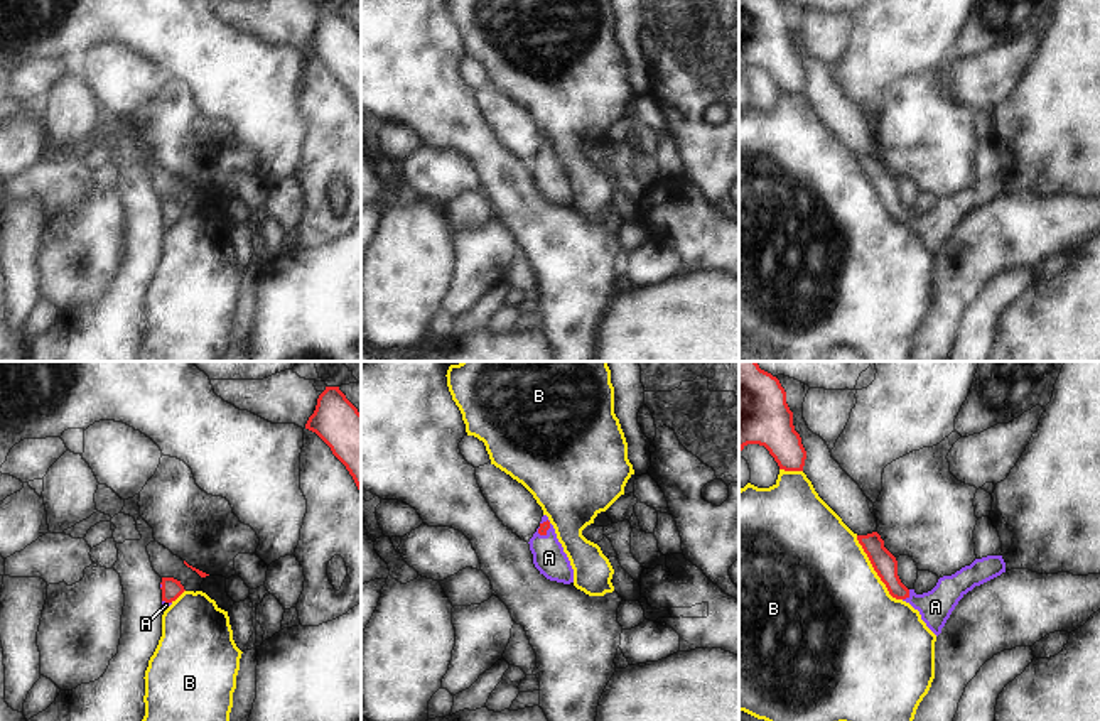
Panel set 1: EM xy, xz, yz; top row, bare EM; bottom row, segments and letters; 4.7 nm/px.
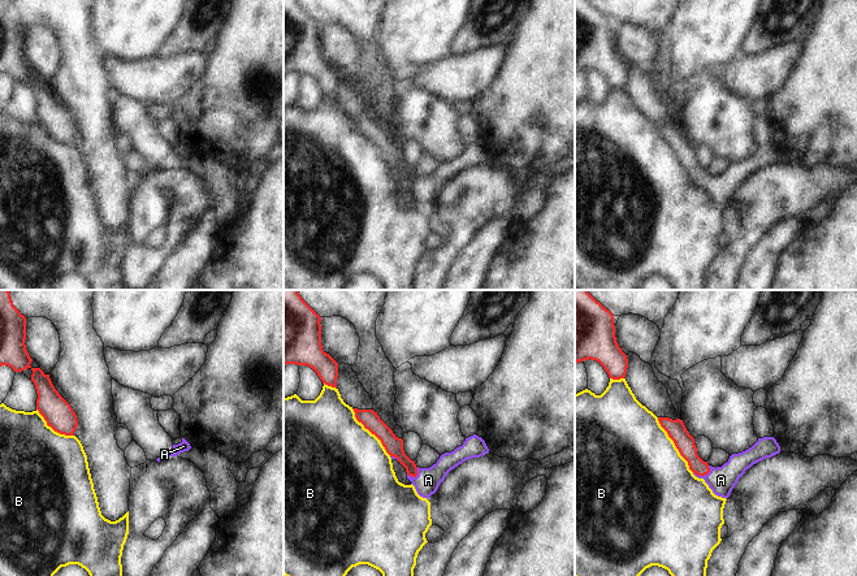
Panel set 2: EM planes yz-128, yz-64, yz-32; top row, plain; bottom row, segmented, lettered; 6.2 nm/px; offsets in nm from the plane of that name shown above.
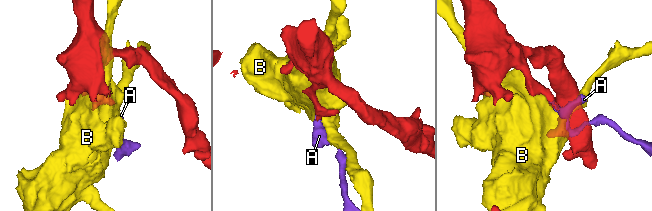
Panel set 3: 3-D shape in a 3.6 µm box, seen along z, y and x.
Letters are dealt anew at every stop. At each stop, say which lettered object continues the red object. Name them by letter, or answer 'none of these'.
A

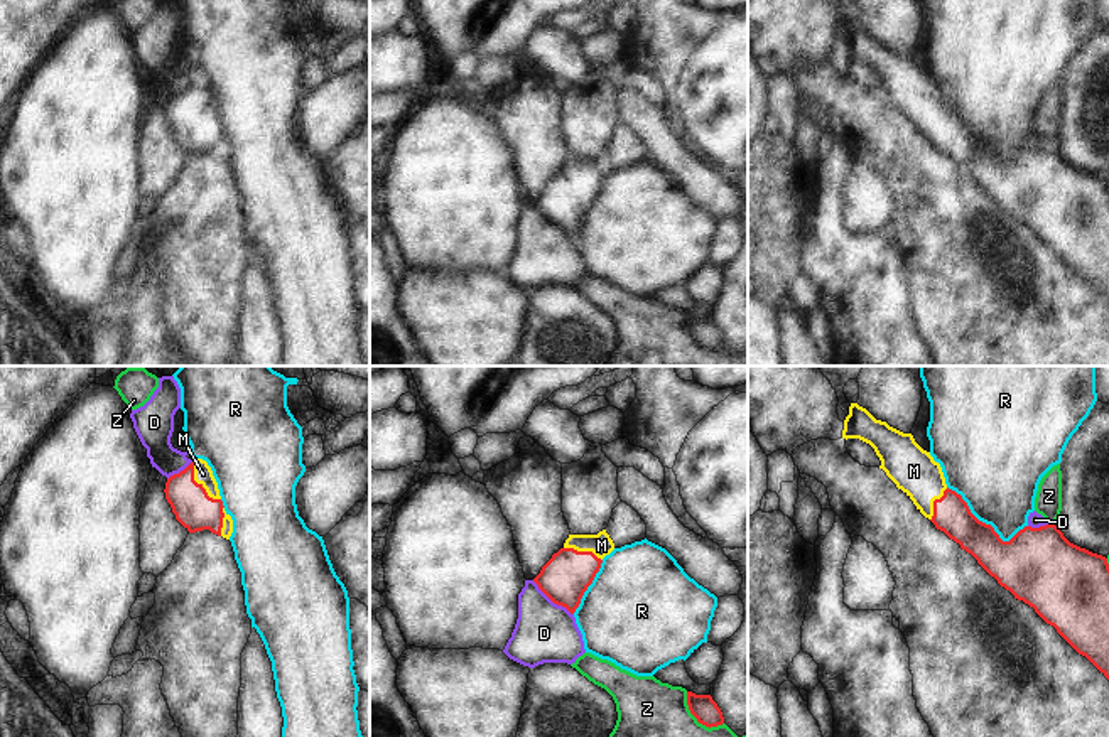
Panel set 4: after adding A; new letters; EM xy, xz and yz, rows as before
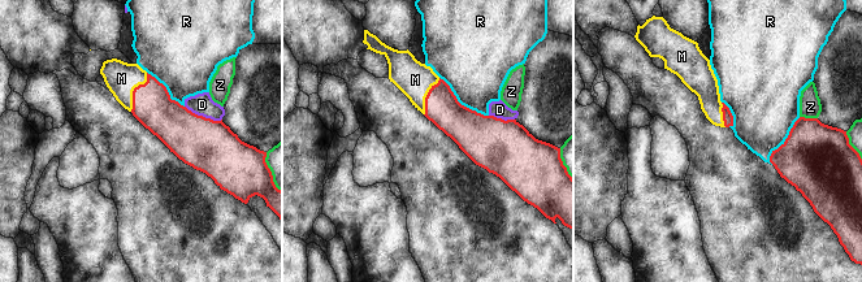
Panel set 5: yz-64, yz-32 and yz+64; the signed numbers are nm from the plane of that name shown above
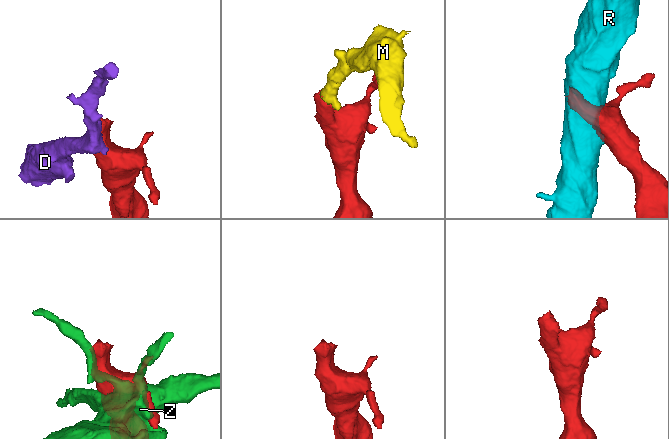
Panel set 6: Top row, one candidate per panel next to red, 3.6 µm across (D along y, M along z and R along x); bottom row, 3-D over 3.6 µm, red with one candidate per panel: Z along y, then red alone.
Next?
M

